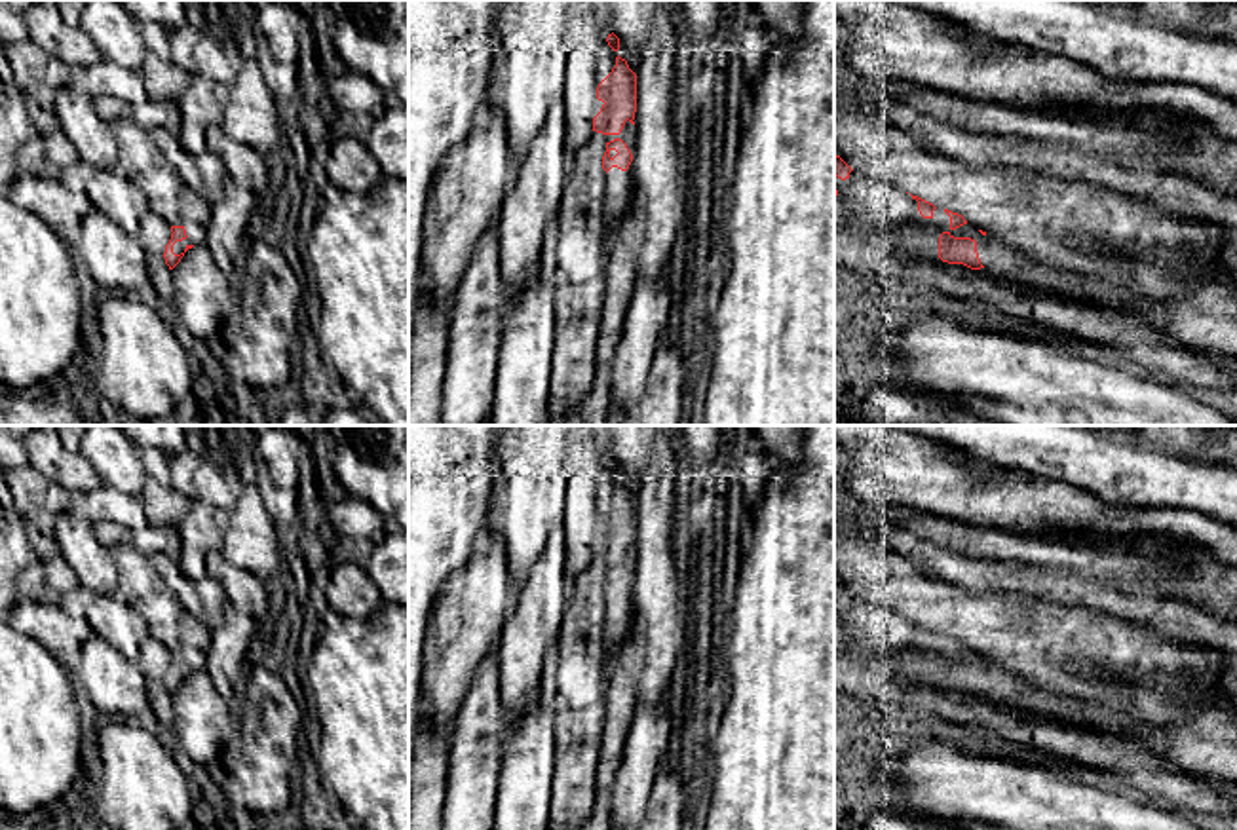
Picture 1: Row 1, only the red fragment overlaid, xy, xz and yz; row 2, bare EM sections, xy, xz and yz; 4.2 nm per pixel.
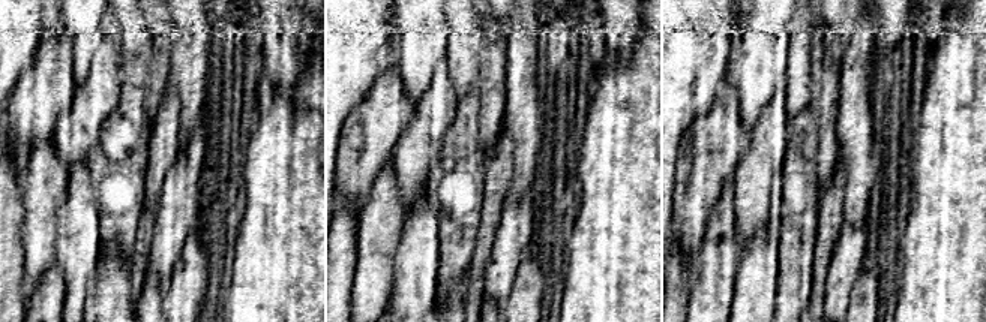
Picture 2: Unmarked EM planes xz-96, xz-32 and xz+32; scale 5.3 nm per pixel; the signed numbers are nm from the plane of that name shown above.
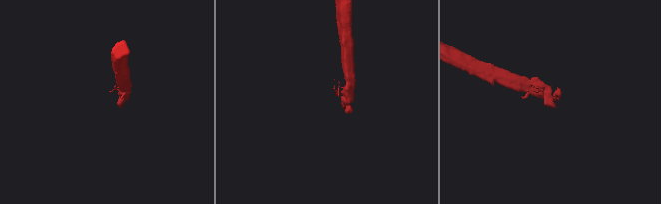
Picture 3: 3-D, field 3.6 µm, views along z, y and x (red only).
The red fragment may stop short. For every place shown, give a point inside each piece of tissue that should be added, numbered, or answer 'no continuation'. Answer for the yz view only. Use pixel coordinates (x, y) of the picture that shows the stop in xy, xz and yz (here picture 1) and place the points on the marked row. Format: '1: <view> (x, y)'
1: yz (1203, 316)

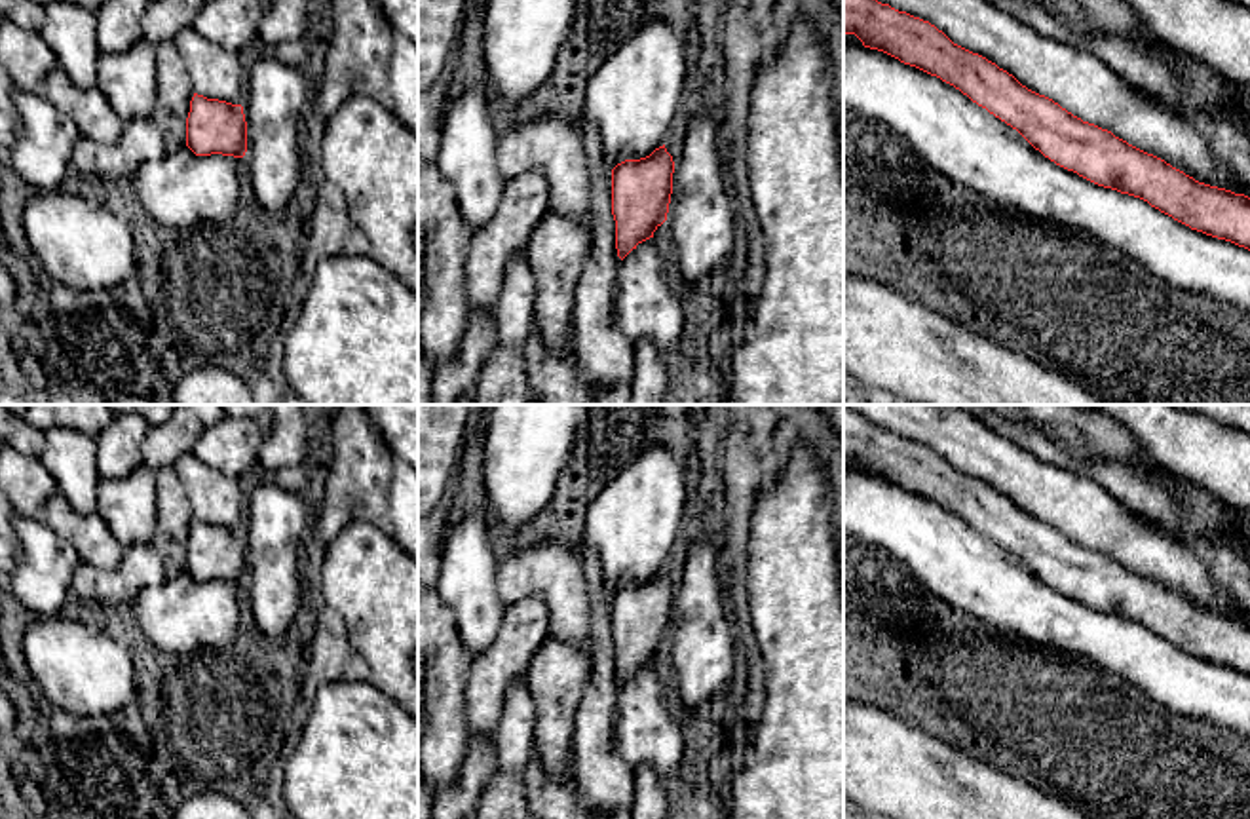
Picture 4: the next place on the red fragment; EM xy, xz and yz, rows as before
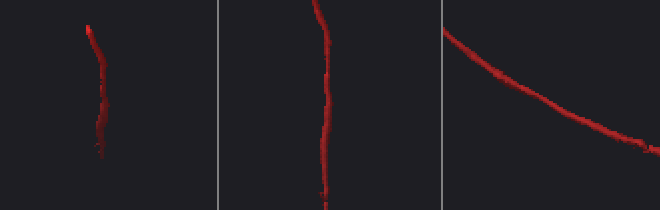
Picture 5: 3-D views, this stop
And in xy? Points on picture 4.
no continuation

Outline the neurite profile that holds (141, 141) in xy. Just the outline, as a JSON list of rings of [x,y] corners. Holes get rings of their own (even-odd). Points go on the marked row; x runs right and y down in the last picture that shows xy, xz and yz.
[[[152,118],[125,122],[122,137],[114,144],[101,144],[84,135],[78,137],[72,150],[72,169],[84,179],[95,179],[101,184],[133,177],[135,171],[169,152],[163,131]]]

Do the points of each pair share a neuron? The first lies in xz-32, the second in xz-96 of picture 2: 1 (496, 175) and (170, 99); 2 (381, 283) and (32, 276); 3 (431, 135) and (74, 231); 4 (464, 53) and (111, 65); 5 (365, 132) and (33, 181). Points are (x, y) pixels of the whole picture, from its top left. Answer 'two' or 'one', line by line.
1: one
2: one
3: two
4: two
5: two

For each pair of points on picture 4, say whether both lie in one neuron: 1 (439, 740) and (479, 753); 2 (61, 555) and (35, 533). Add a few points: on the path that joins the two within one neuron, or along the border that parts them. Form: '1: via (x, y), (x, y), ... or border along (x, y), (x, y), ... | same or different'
1: border along (472, 732), (460, 770), (445, 789) | different
2: via (56, 553), (40, 538) | same

